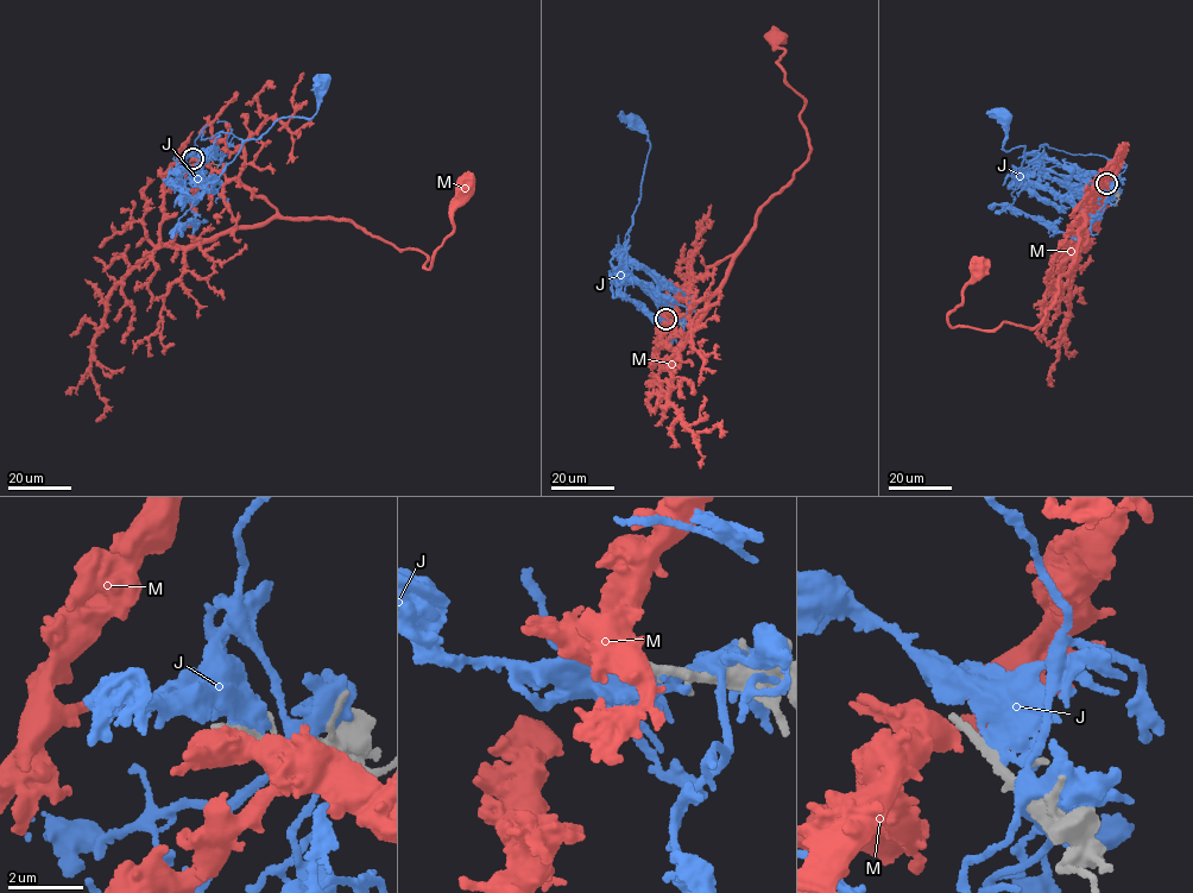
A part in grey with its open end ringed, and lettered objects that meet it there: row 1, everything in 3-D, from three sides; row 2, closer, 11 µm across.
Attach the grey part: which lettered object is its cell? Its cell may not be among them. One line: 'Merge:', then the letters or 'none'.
Merge: none

